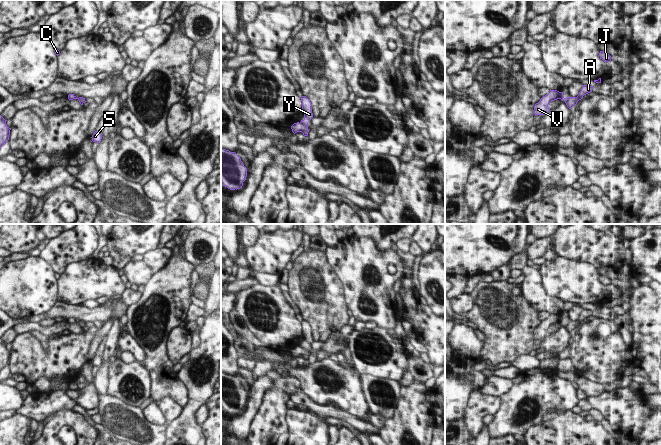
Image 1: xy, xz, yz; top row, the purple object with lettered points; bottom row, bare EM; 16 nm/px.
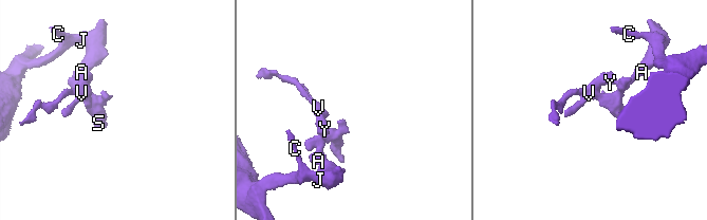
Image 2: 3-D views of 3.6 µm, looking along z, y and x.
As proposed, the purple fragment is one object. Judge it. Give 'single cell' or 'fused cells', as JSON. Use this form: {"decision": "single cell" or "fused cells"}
{"decision": "single cell"}

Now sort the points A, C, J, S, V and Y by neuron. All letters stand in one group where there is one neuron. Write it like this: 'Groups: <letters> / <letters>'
Groups: A C J S V Y

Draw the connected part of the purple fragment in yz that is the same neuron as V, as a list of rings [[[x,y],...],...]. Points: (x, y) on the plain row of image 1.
[[[583,309],[579,319],[577,321],[567,321],[563,320],[563,316],[559,316],[557,314],[550,314],[548,318],[543,320],[538,327],[535,328],[533,337],[535,340],[537,339],[544,339],[549,337],[551,334],[549,333],[548,329],[551,325],[561,323],[564,324],[567,331],[571,333],[574,329],[577,328],[579,324],[583,322],[584,319],[592,316],[593,310]]]

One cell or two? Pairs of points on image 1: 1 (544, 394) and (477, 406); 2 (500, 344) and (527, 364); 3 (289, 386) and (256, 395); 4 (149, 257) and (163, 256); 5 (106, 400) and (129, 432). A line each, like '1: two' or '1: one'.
1: two
2: two
3: two
4: one
5: one

